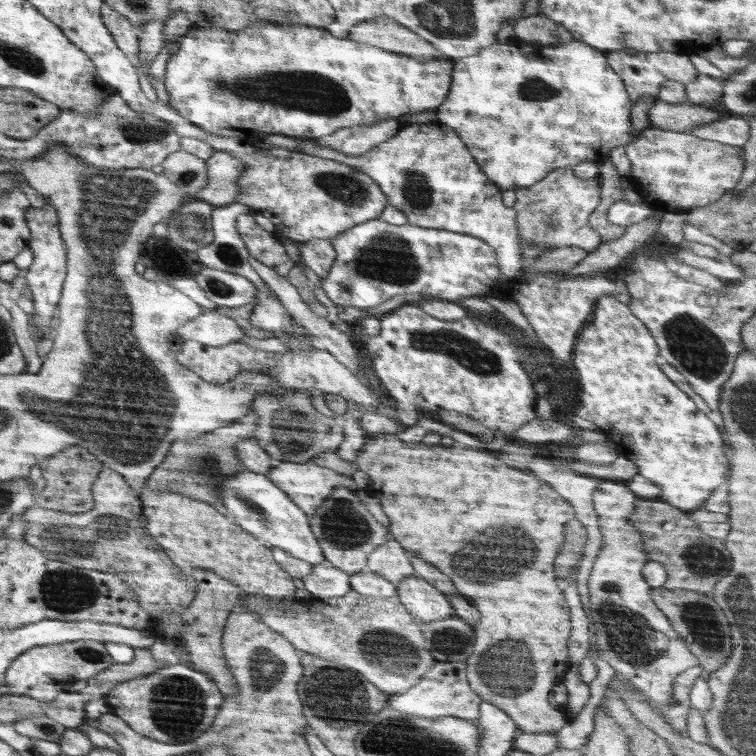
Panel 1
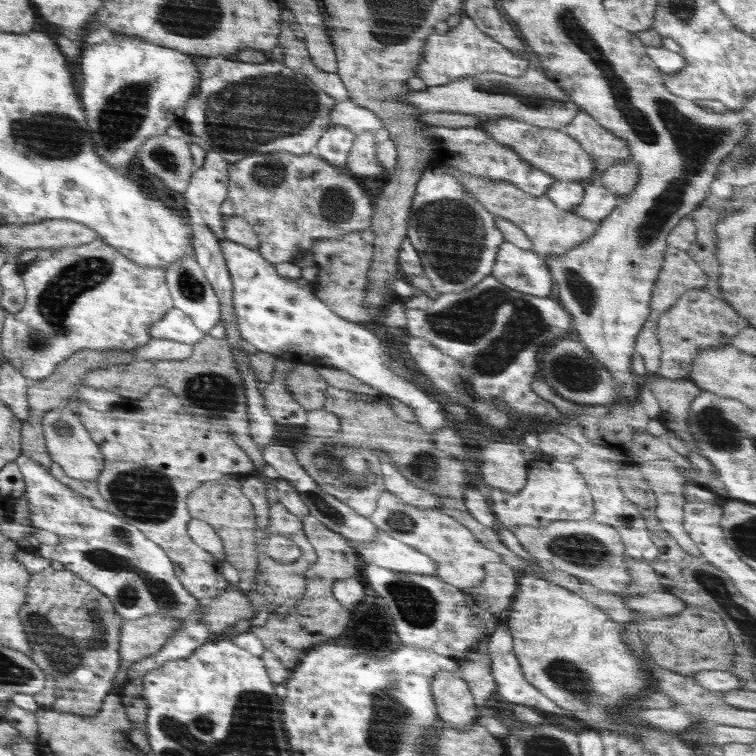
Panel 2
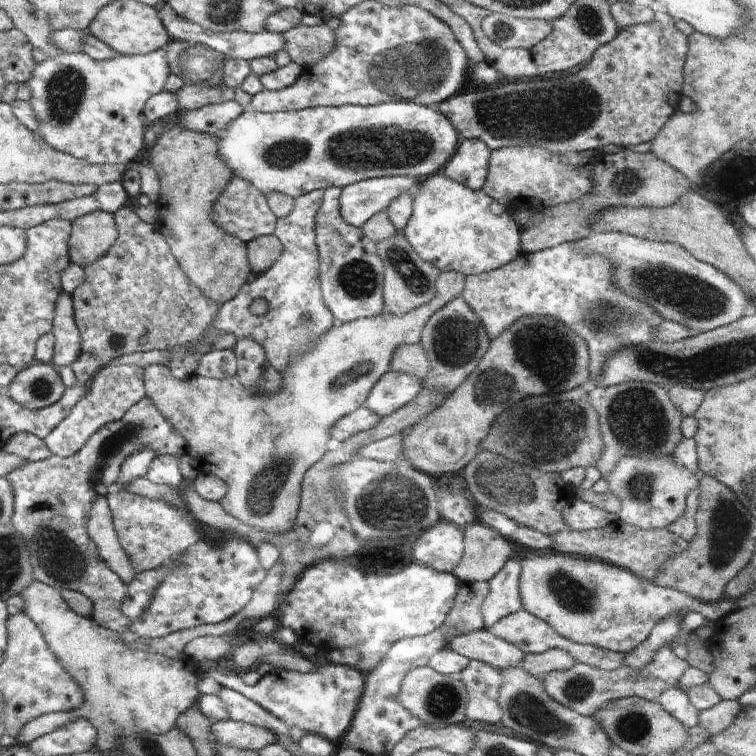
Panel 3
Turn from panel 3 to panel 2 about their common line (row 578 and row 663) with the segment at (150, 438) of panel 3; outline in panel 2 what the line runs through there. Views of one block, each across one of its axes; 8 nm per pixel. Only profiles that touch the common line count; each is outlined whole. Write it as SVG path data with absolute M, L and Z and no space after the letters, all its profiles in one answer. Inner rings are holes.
M56 565L32 574L26 589L27 602L19 611L19 616L31 641L30 658L44 674L55 678L58 690L52 708L58 712L74 712L77 716L94 716L100 710L106 709L106 699L111 694L115 676L122 666L119 640L123 617L116 612L111 599L95 585L88 584L83 577Z

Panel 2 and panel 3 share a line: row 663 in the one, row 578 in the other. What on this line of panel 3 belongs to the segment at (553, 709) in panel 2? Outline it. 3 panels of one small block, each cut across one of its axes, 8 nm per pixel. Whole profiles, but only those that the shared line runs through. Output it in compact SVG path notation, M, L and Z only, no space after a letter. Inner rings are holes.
M512 556L489 580L488 594L482 603L483 630L490 631L498 620L523 608L519 591L521 566L521 561Z

